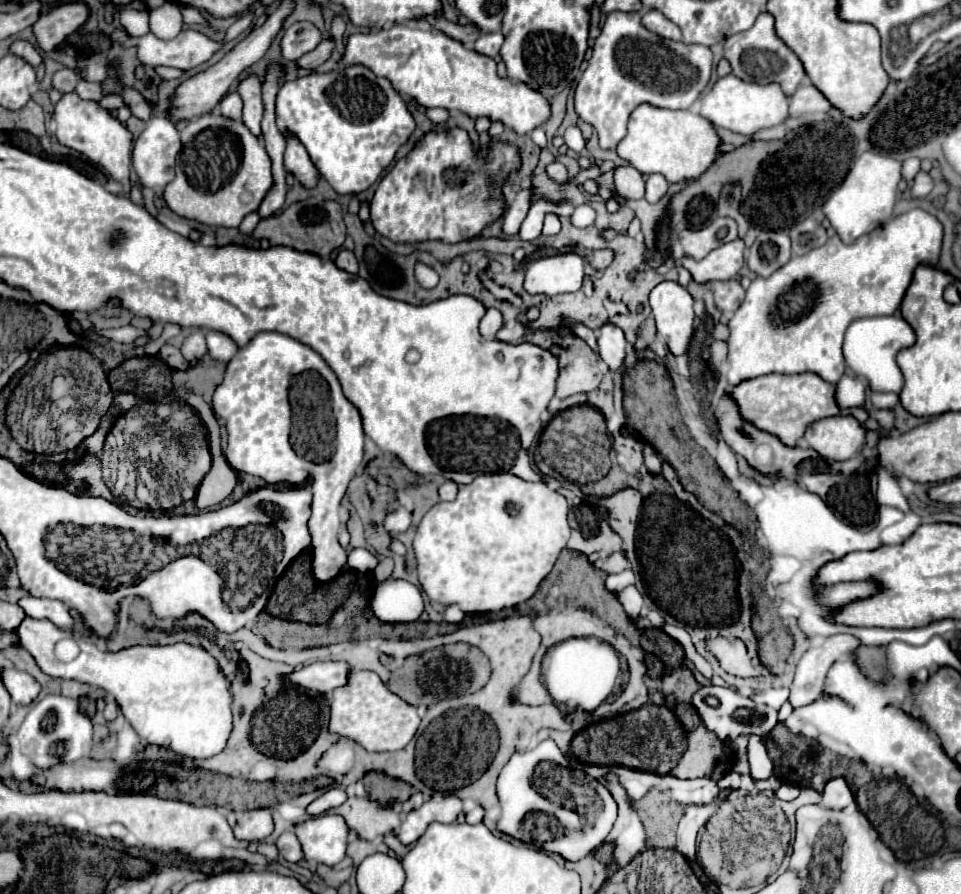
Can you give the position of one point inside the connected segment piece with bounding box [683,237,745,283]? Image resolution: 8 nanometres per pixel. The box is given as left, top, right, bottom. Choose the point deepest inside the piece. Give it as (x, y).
(723, 263)

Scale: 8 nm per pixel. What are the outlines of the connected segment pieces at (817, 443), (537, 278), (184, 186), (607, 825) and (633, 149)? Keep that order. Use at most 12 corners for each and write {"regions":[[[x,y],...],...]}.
{"regions":[[[855,417],[811,423],[805,441],[823,457],[845,461],[865,441]],[[577,253],[525,265],[531,295],[575,293],[583,283]],[[219,111],[187,123],[167,205],[239,227],[273,187],[265,145]],[[513,753],[497,831],[579,861],[617,819],[565,755]],[[641,103],[615,153],[643,175],[697,179],[717,159],[713,123]]]}

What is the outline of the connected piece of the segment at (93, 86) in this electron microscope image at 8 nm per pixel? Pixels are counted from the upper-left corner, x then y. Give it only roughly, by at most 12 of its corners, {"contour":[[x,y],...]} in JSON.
{"contour":[[80,79],[76,88],[84,100],[98,101],[103,97],[100,83]]}

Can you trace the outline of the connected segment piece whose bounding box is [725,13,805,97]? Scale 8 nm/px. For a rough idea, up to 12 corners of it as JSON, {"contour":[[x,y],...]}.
{"contour":[[761,13],[725,41],[733,75],[779,83],[791,97],[805,79],[801,59]]}

